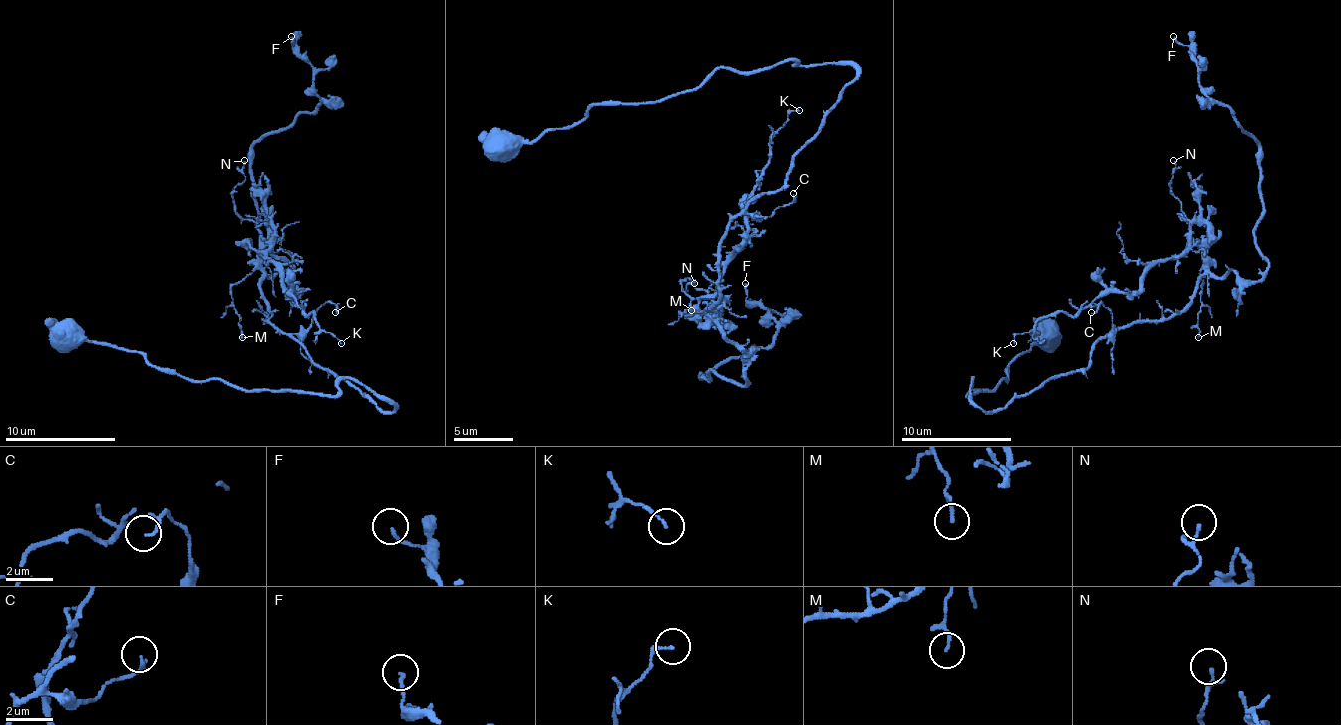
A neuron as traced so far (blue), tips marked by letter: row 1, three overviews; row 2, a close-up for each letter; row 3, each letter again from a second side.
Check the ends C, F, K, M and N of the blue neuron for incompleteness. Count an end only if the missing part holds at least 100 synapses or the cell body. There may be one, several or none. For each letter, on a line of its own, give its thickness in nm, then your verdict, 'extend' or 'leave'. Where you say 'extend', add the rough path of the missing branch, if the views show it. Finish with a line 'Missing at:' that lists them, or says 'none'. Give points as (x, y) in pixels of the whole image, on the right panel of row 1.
C: 90 nm | leave
F: 150 nm | leave
K: 90 nm | leave
M: 90 nm | leave
N: 80 nm | leave
Missing at: none

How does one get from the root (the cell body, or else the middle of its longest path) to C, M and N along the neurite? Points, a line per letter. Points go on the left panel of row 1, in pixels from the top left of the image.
C: (68, 334), (244, 389), (335, 395), (357, 378), (391, 412), (294, 337), (327, 301), (335, 312)
M: (68, 334), (244, 389), (335, 395), (357, 378), (393, 409), (266, 320), (258, 268), (230, 287), (242, 337)
N: (68, 334), (244, 389), (335, 395), (357, 378), (391, 412), (266, 320), (275, 229), (236, 210), (244, 160)

